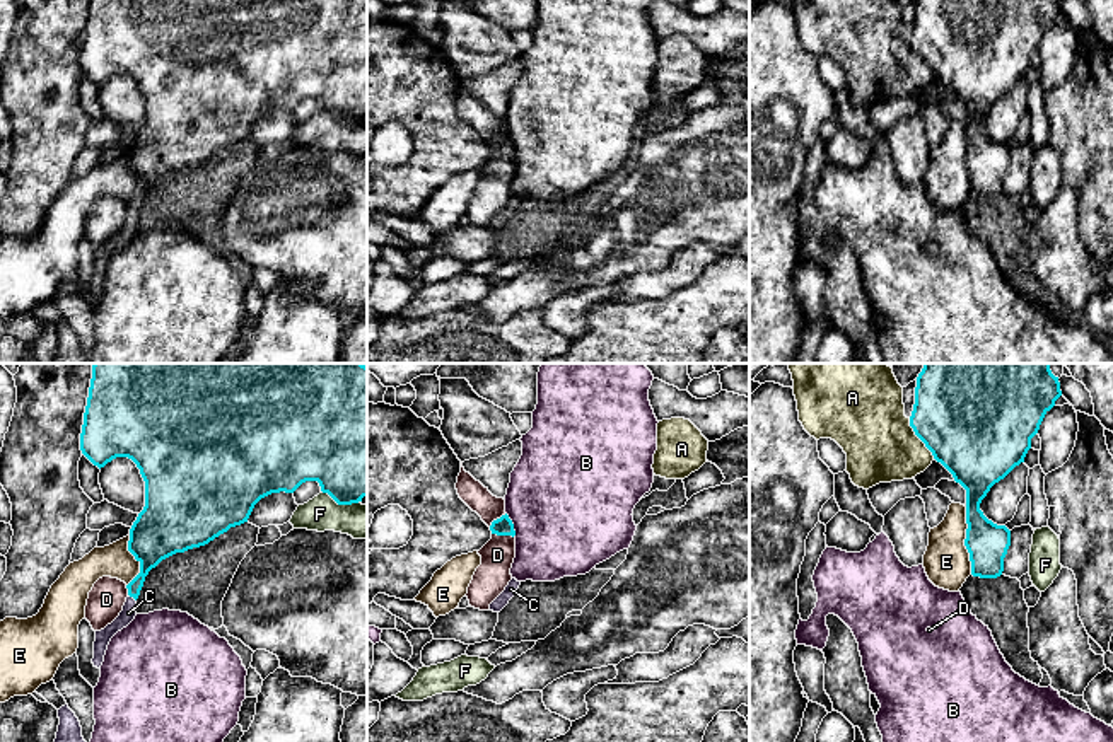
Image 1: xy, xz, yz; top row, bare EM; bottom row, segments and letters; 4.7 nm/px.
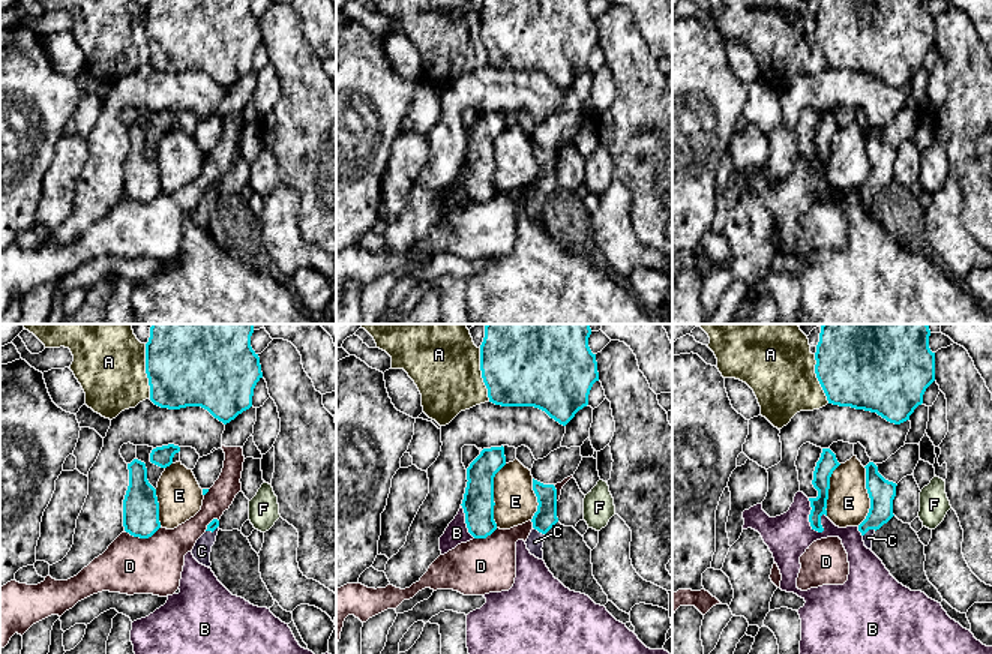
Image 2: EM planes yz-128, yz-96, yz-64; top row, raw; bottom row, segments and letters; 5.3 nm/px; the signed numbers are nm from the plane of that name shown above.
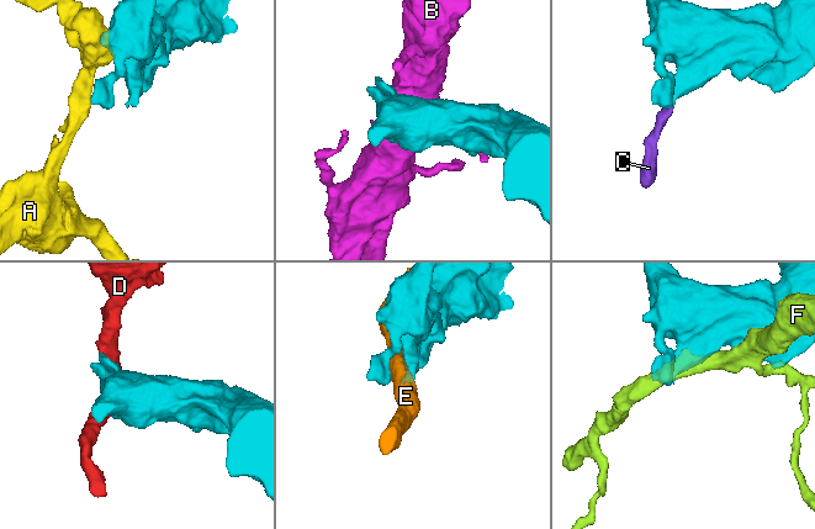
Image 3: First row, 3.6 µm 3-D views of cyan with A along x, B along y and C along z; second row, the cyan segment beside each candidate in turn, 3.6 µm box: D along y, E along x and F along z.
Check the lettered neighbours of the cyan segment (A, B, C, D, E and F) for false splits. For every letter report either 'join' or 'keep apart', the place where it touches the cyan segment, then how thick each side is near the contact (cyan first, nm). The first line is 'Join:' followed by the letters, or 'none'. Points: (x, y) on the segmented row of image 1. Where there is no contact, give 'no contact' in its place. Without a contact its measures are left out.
Join: C
A: keep apart; meets cyan in yz at (919, 437); 480 nm thick on the cyan side, 340 nm on the other
B: keep apart; meets cyan in xz at (512, 524); 90 nm thick on the cyan side, 500 nm on the other
C: join; meets cyan in xy at (132, 596); 170 nm thick on the cyan side, 70 nm on the other
D: keep apart; meets cyan in xz at (502, 534); 90 nm thick on the cyan side, 160 nm on the other
E: keep apart; meets cyan in yz at (965, 541); 200 nm thick on the cyan side, 220 nm on the other
F: keep apart; meets cyan in xy at (340, 504); 440 nm thick on the cyan side, 160 nm on the other

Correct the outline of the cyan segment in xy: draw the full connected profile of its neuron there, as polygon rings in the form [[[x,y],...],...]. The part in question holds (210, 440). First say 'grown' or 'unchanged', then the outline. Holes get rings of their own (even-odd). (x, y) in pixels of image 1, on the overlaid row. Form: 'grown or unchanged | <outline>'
grown | [[[94,363],[84,425],[82,454],[99,469],[116,457],[131,459],[145,481],[145,507],[130,529],[128,551],[140,563],[140,573],[126,585],[128,597],[119,616],[104,629],[96,631],[94,667],[101,669],[111,638],[137,616],[137,599],[145,577],[162,559],[200,548],[248,522],[254,505],[271,493],[294,493],[306,481],[318,481],[338,505],[352,505],[367,496],[367,367],[364,363]]]

